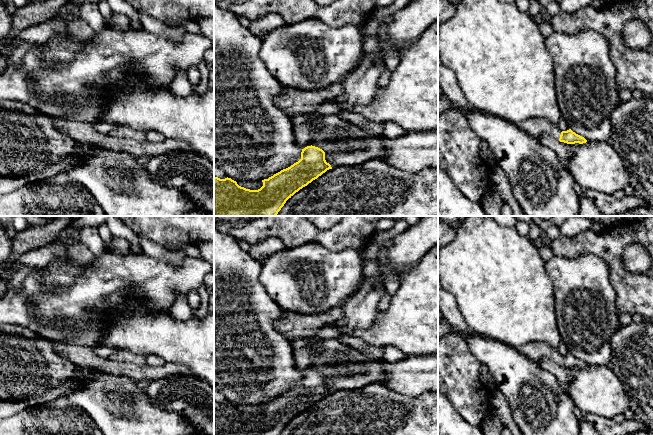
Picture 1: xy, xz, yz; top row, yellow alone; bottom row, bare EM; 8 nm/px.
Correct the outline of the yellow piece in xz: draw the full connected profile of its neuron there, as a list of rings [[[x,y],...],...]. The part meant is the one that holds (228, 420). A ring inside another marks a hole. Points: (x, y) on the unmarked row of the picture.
[[[311,369],[302,373],[301,383],[298,386],[281,394],[268,403],[262,404],[263,410],[258,414],[250,414],[241,411],[236,405],[228,401],[220,403],[214,400],[214,435],[280,435],[289,422],[329,393],[332,393],[332,391],[325,384],[325,376]]]

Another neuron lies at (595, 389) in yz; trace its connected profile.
[[[588,365],[575,367],[573,380],[567,387],[574,404],[584,413],[613,419],[624,414],[630,407],[630,399],[624,385],[607,365]]]

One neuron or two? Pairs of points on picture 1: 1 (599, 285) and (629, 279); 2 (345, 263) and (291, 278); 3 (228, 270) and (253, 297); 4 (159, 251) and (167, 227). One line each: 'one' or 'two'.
1: two
2: one
3: one
4: two

